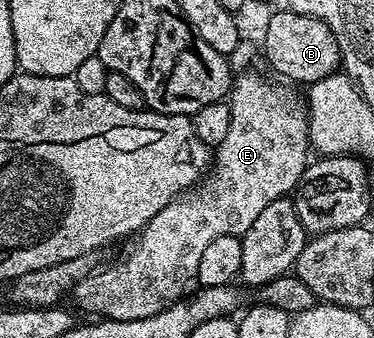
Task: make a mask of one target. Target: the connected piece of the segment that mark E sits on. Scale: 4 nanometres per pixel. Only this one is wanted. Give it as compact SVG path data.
M240 75L235 76L230 92L230 102L228 108L232 114L230 121L230 129L226 132L226 138L214 148L214 158L210 163L210 170L201 178L195 187L184 192L183 195L173 199L170 205L166 205L166 209L162 209L158 213L154 213L151 221L143 227L135 236L132 248L125 255L117 257L113 263L105 262L103 266L86 276L82 281L78 281L78 285L74 289L76 295L76 303L80 307L92 307L93 316L103 317L104 319L117 319L118 321L142 321L146 317L154 317L158 313L162 313L173 303L177 302L189 290L188 282L191 284L196 277L198 269L198 260L202 258L202 253L206 249L206 245L210 245L210 241L214 241L214 237L226 237L227 235L242 236L246 233L246 229L250 229L250 225L254 225L254 220L258 217L258 213L262 213L262 209L266 209L266 205L270 205L270 201L278 201L279 199L291 196L296 190L298 181L302 177L305 167L310 162L310 146L308 142L308 112L305 104L292 91L287 91L279 82L271 83L268 79L263 79L260 75Z

